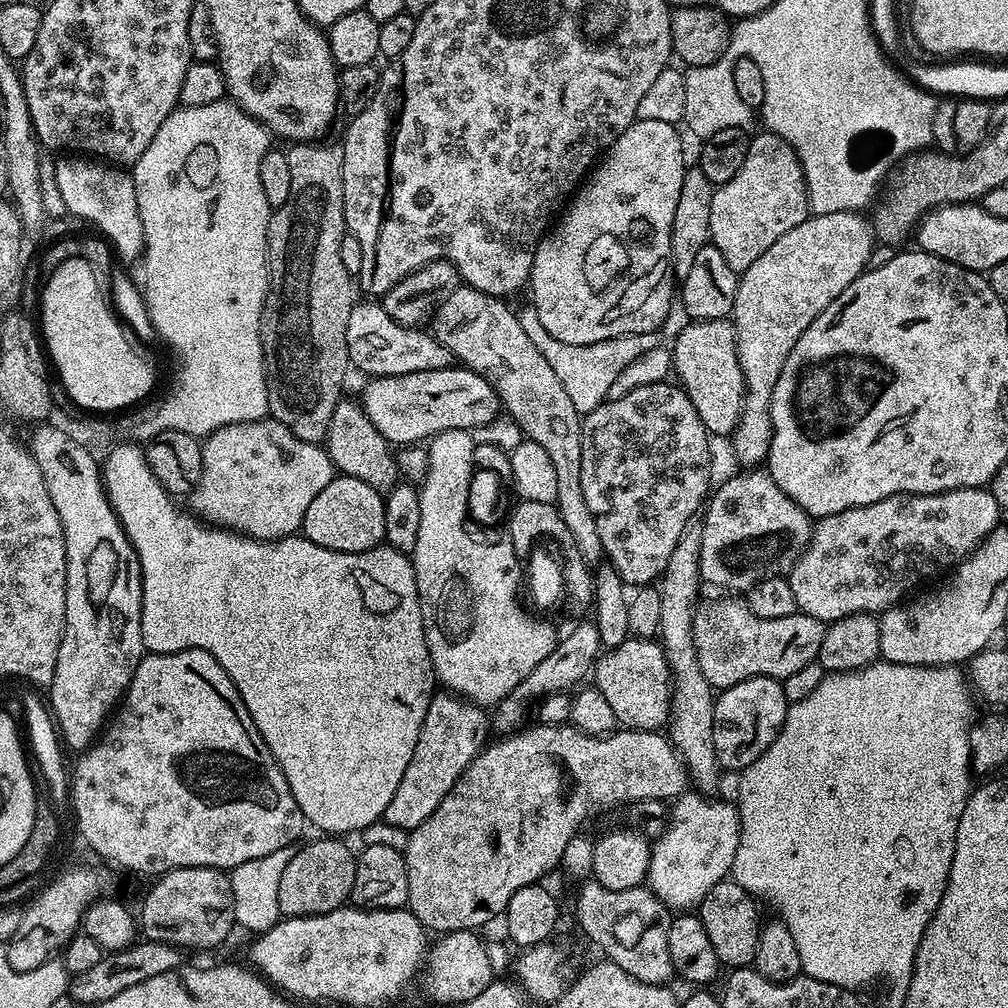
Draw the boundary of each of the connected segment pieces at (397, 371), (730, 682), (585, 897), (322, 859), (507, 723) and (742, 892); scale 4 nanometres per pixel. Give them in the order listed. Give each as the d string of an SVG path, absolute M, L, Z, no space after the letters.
M358 302L352 307L350 326L346 326L346 346L353 369L365 372L365 377L401 376L415 372L429 372L451 368L454 357L446 346L436 341L435 335L419 328L403 328L390 314L383 303Z
M728 594L723 598L725 600L710 601L705 608L697 607L692 617L692 637L694 650L698 654L698 666L713 689L723 690L755 676L772 676L783 682L787 676L802 670L802 666L813 663L819 657L825 621L810 618L799 610L786 618L758 618L758 614L750 610L747 599L736 594Z
M584 882L579 888L576 918L581 930L604 951L601 953L622 966L626 974L638 978L638 982L667 985L668 979L674 976L670 962L670 926L673 917L668 905L663 904L647 886L606 890L606 886L601 884Z
M340 838L307 841L291 859L279 881L278 906L285 917L317 916L349 903L354 886L356 856Z
M584 620L581 624L576 624L568 633L561 635L556 641L556 648L549 656L542 658L542 662L538 662L538 666L534 666L534 670L530 670L530 674L526 674L526 678L522 678L522 682L514 689L511 696L500 701L498 711L500 713L494 716L494 724L501 728L501 733L508 734L513 730L519 729L525 723L524 720L524 703L531 696L535 698L543 698L550 696L555 692L564 692L568 690L571 684L579 685L584 675L591 673L595 669L596 661L602 655L602 645L600 635L598 634L598 626L591 620Z
M725 878L722 882L718 882L718 886L714 886L710 894L706 894L698 905L698 915L702 926L706 926L706 934L710 937L710 943L714 945L714 954L718 954L721 965L729 969L747 968L756 959L758 938L762 927L762 919L760 920L760 912L756 909L756 904L757 901L745 888L738 886L731 878Z

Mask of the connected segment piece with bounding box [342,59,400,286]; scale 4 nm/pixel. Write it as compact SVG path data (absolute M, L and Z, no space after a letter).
M393 59L380 73L380 85L366 110L347 121L348 129L344 132L344 161L342 162L342 190L344 191L344 222L347 231L358 238L362 246L362 270L358 277L358 286L366 286L366 280L372 270L372 252L378 228L382 226L382 200L388 180L388 160L390 160L390 136L388 136L388 114L390 104L396 96L396 84L400 84L400 64Z

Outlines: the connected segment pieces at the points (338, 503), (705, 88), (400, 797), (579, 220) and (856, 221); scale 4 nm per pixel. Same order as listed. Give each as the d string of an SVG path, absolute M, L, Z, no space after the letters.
M336 474L306 509L302 535L318 546L326 546L326 550L365 552L384 540L385 530L384 496L366 482L358 482L358 478Z
M727 44L722 58L710 66L687 67L684 72L685 109L683 123L700 140L708 139L720 130L742 129L750 132L755 129L755 111L743 102L735 89L733 66L737 62L736 44Z
M455 694L440 695L433 695L418 734L418 746L414 746L414 758L410 758L410 766L406 766L406 774L402 774L402 782L398 782L398 790L394 790L394 798L384 811L383 823L392 828L411 830L426 822L489 739L490 716L481 705Z
M637 119L622 133L605 152L595 168L589 173L585 182L577 189L573 198L567 203L555 224L541 237L536 245L534 266L529 276L532 288L532 305L538 312L538 318L552 337L566 344L586 345L600 340L628 335L630 333L648 333L661 329L662 322L670 312L670 304L676 294L676 278L672 271L670 254L670 228L674 222L674 212L678 206L678 195L682 188L682 178L686 171L682 140L679 129L670 123L656 122L654 119Z
M860 212L809 215L794 230L782 234L739 277L730 319L736 327L738 362L744 375L744 404L730 443L740 466L760 466L768 459L772 391L778 383L778 374L782 374L782 366L786 366L786 358L790 358L790 350L794 350L794 342L869 267L874 233L871 223L862 217Z

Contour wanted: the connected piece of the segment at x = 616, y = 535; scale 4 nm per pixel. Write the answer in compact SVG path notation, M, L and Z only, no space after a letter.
M665 382L662 384L651 384L650 386L638 386L638 390L630 390L617 400L606 399L603 404L599 404L592 412L583 417L581 426L582 442L582 468L581 486L586 505L589 506L594 521L597 522L598 537L601 538L603 555L607 563L618 570L618 574L623 578L628 586L648 586L659 581L660 575L666 570L666 562L670 562L670 553L674 546L678 546L678 538L688 529L688 525L693 523L692 516L705 507L710 496L708 488L708 440L710 434L706 426L702 426L702 418L698 418L698 410L694 410L694 402L685 394L683 388L676 382Z

